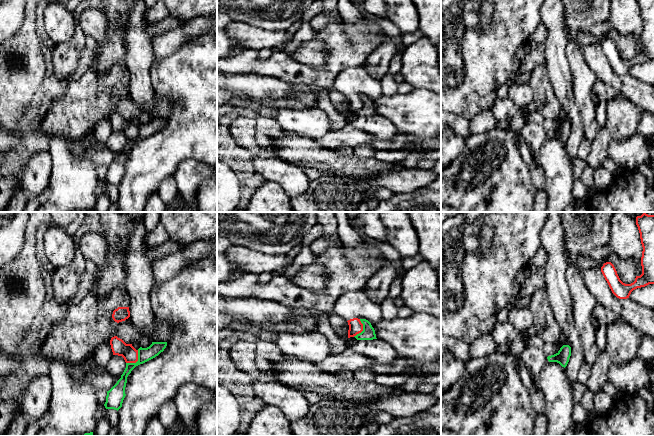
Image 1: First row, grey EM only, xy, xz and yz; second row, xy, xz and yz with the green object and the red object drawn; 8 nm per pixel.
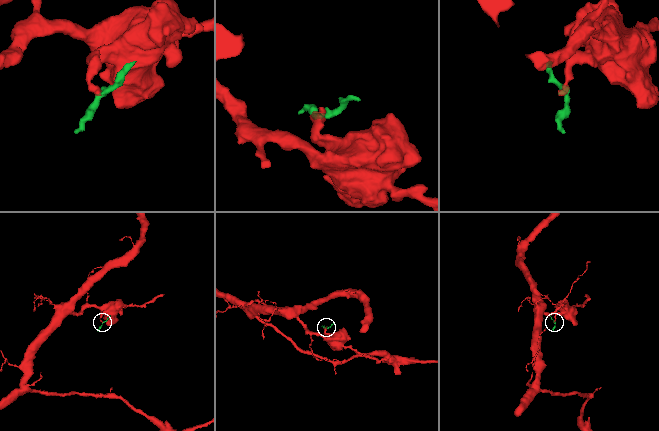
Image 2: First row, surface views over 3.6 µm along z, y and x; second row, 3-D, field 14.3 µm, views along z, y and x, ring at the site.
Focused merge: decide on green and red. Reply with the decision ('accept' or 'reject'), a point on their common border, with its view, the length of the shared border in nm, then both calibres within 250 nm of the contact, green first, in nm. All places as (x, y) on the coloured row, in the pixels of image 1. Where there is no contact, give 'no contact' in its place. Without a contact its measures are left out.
reject | xy (137, 361) | 150 nm | 110/120 nm

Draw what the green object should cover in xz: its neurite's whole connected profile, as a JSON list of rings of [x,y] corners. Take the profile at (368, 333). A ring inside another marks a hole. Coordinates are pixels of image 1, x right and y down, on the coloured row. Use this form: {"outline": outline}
{"outline": [[[360,319],[363,324],[363,331],[356,336],[354,336],[357,340],[373,340],[377,339],[375,330],[372,327],[371,323],[366,319]]]}

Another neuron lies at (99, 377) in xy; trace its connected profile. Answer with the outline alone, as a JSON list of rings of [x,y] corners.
[[[76,365],[71,369],[71,373],[78,381],[90,383],[98,392],[109,391],[121,378],[121,375],[113,375],[106,367],[99,365],[90,368]]]

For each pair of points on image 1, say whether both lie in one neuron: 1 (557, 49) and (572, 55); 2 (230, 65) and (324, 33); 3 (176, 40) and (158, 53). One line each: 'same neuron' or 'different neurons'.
1: different neurons
2: same neuron
3: same neuron

